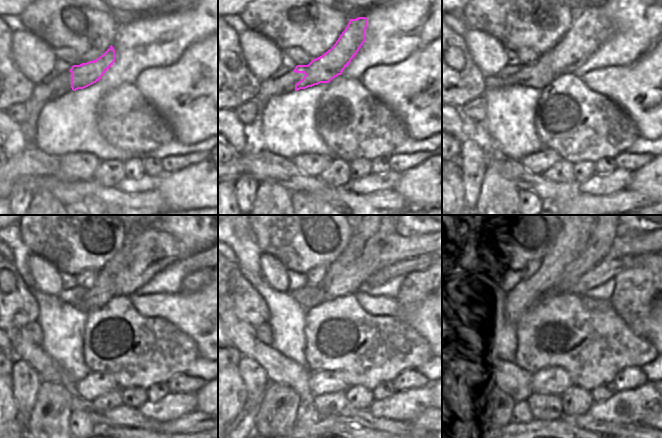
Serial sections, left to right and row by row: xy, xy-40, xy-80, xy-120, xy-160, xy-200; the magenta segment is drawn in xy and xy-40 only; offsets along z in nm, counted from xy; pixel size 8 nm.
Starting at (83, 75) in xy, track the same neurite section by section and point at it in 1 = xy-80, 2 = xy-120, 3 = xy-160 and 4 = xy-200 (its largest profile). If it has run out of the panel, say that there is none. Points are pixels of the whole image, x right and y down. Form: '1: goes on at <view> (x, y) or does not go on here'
1: goes on at xy-80 (586, 35)
2: goes on at xy-120 (136, 262)
3: goes on at xy-160 (345, 276)
4: goes on at xy-200 (622, 246)

